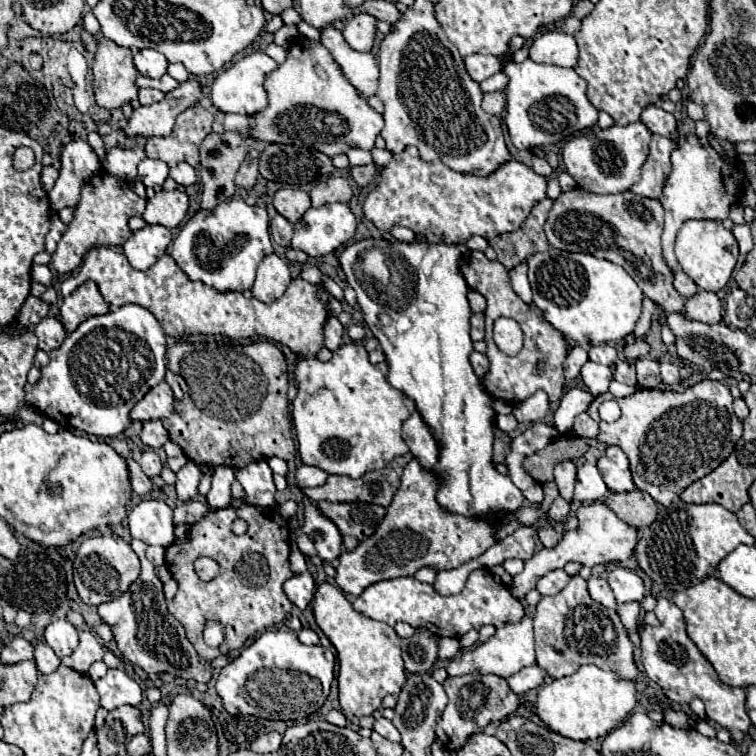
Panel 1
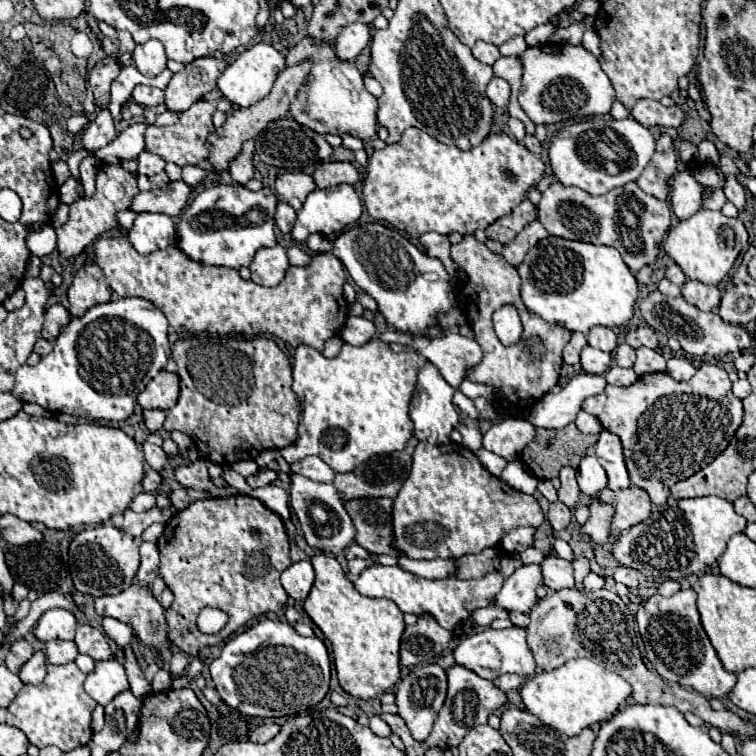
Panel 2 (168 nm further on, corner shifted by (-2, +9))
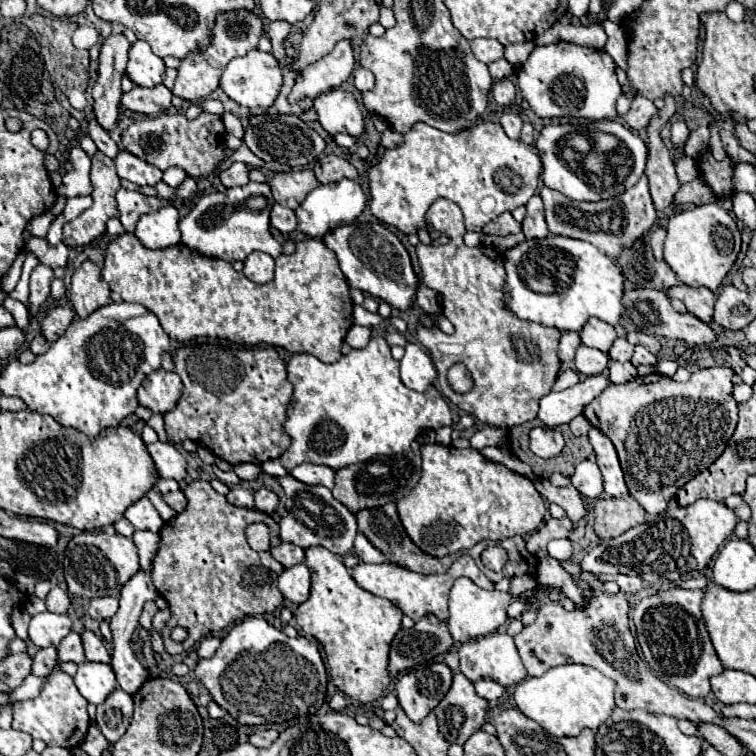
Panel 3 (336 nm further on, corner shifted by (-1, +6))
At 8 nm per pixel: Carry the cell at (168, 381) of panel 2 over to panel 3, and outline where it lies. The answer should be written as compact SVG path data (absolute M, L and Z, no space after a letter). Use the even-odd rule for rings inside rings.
M159 369L141 383L137 391L137 399L143 407L151 409L153 413L169 413L175 409L177 401L181 399L183 383L177 373L169 373Z

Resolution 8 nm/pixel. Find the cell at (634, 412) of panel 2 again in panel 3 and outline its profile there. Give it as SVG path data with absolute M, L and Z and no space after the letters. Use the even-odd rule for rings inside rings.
M711 367L695 371L687 383L677 383L671 377L653 373L647 377L635 377L623 385L609 385L585 407L583 415L587 421L605 433L615 445L627 489L647 513L663 513L675 491L707 469L727 447L737 425L737 403L731 395L733 375L735 371L729 367Z

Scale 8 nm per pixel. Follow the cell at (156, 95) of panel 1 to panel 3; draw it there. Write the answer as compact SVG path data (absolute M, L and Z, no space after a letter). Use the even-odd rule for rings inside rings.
M135 85L129 93L121 95L121 105L127 111L145 113L145 115L159 115L171 107L171 89L165 85L157 85L153 89L145 89Z

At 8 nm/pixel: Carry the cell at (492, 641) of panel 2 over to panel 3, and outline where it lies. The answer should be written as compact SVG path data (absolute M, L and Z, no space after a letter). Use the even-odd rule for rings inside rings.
M491 633L485 637L477 637L469 643L463 643L459 649L461 655L461 665L459 671L469 679L469 681L479 681L479 679L491 679L497 681L501 687L517 685L527 677L527 671L519 659L517 647L513 643L513 637L507 633Z

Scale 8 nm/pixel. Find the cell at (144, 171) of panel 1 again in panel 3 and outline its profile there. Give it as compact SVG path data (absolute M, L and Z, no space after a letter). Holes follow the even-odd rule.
M121 149L113 161L115 161L117 175L121 179L129 179L135 185L151 185L151 187L155 187L161 181L161 171L157 167L141 161L139 157L127 153L125 149Z

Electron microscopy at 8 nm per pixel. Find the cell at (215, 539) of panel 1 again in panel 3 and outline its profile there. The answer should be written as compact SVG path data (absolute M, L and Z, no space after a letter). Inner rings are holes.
M191 481L185 487L187 507L167 521L161 535L161 547L153 559L151 579L157 593L169 603L171 619L161 631L165 651L179 655L199 643L203 637L225 629L227 625L251 615L273 613L283 603L283 595L275 581L283 573L283 565L269 551L253 551L247 543L245 529L251 523L265 523L271 531L271 547L277 547L279 525L259 509L239 509L219 495L209 481ZM175 627L187 629L187 639L177 643L171 639Z

